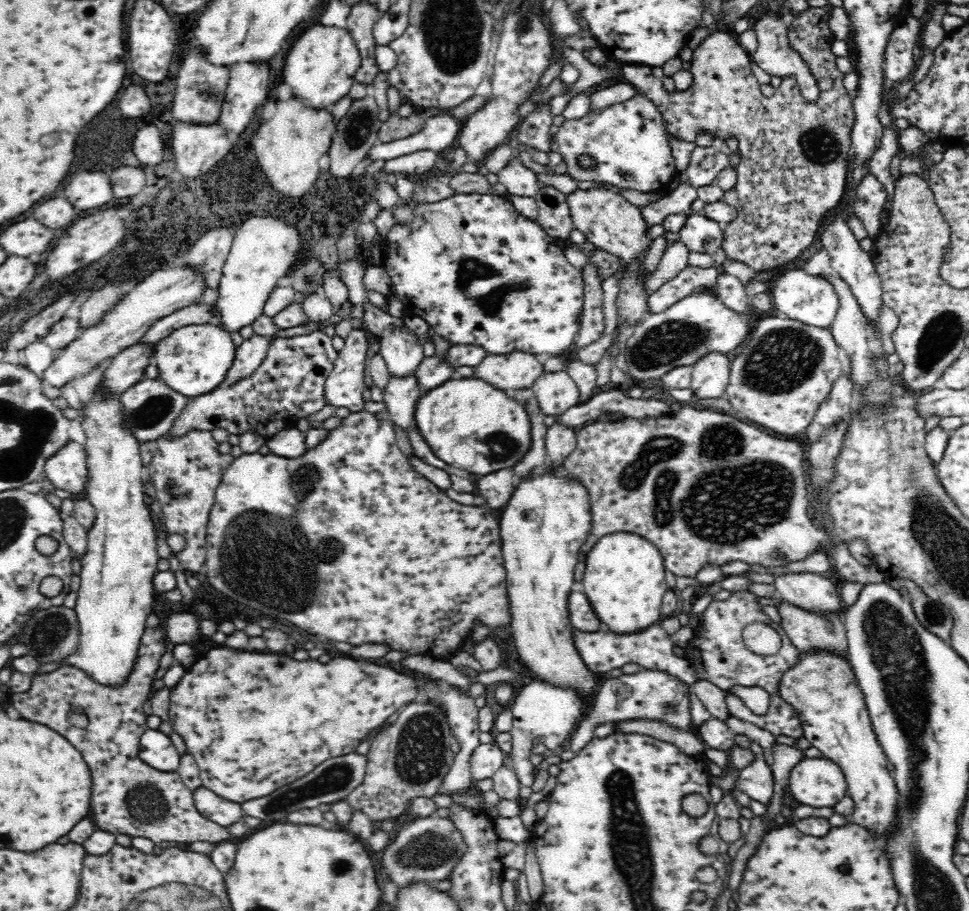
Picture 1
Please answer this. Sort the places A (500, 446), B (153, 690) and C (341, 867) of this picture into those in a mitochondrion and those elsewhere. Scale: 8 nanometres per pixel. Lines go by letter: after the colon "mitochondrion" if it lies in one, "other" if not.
A: mitochondrion
B: other
C: mitochondrion

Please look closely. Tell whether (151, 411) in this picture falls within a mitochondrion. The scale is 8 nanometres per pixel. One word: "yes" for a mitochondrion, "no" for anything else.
yes

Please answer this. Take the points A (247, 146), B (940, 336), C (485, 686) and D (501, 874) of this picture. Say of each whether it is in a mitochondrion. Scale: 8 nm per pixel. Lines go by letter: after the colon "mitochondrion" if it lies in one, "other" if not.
A: other
B: mitochondrion
C: other
D: other

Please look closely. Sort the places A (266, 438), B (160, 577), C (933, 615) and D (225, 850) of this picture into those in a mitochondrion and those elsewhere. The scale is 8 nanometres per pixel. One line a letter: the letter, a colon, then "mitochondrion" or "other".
A: other
B: other
C: mitochondrion
D: other

